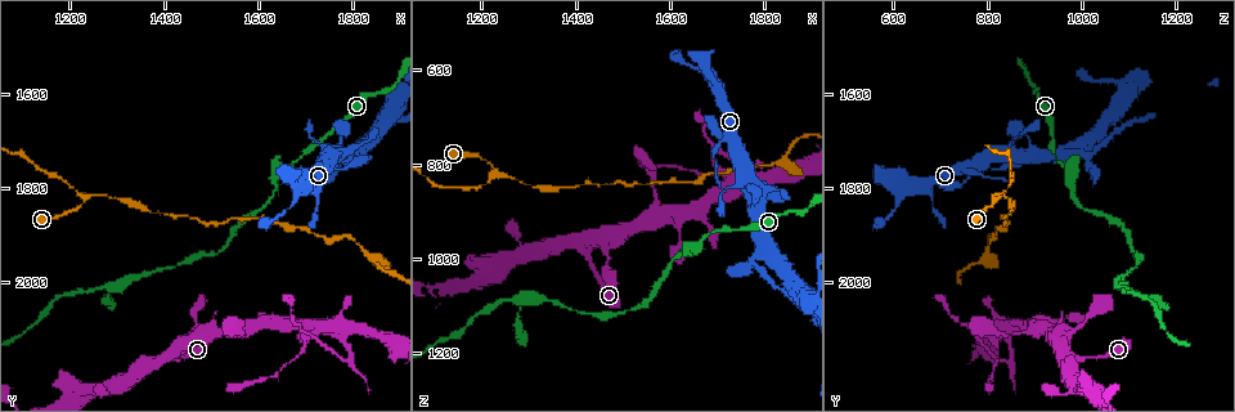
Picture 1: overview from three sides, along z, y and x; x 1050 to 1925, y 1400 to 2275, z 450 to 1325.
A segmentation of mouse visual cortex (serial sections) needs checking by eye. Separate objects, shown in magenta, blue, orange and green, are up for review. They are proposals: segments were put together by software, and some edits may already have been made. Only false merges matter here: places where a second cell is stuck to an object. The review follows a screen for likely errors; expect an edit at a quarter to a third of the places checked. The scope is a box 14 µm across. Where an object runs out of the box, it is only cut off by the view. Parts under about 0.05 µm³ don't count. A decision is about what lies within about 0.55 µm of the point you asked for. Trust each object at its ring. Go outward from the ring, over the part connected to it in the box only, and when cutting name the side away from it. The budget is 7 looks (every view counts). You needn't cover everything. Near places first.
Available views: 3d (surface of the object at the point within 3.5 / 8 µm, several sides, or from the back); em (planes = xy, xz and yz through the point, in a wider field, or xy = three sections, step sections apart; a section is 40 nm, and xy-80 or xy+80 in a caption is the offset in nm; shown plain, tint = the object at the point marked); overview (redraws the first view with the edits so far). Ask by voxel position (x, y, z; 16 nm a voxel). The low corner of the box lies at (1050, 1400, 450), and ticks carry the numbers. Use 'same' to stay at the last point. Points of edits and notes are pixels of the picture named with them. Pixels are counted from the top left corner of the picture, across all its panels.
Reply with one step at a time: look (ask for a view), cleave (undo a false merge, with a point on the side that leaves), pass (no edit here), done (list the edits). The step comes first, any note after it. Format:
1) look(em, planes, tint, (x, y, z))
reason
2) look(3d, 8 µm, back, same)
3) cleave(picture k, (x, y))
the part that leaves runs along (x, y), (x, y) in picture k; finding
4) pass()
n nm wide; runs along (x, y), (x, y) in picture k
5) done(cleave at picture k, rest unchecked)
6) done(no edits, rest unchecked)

look(3d, 8 µm, (1730, 2095, 845))
thick turns thin

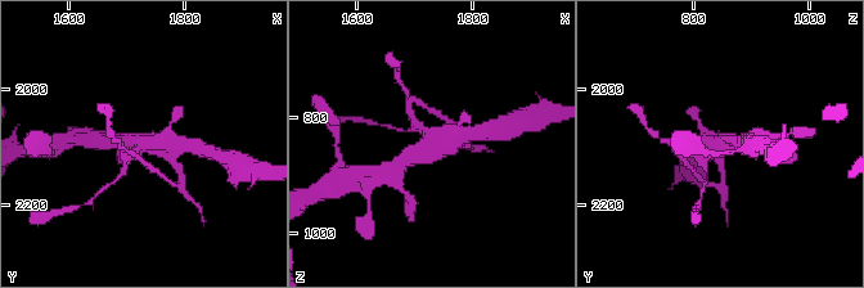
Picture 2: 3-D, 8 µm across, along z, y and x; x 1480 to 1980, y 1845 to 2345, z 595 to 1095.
look(3d, 3.5 µm, (1725, 2090, 845))

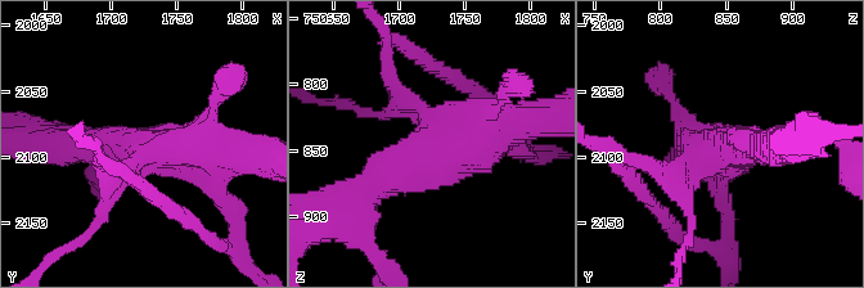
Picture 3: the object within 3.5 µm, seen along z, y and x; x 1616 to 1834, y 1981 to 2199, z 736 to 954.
look(em, planes, tint, (1726, 2094, 848))
3 arms; arms of 200, 400, 500 nm; now the EM

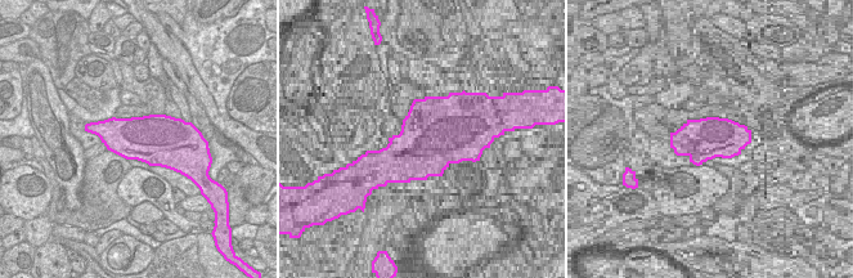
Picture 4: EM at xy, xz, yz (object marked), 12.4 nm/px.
cleave(picture 3, (689, 198))
the part that leaves runs along (688, 165), (610, 149) in picture 3; two cells meet here

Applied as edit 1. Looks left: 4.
look(3d, 3.5 µm, (1285, 2010, 1090))
three-way junction

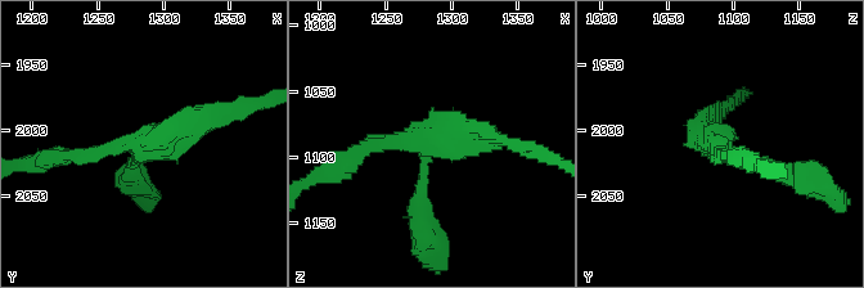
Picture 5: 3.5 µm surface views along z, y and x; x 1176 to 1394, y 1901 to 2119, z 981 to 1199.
pass()
3 arms; arms of 150, 200, 200 nm; runs along (223, 108), (156, 144), (70, 156) in picture 5; one cell here

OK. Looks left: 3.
look(3d, 3.5 µm, (1235, 1820, 815))
arms part here

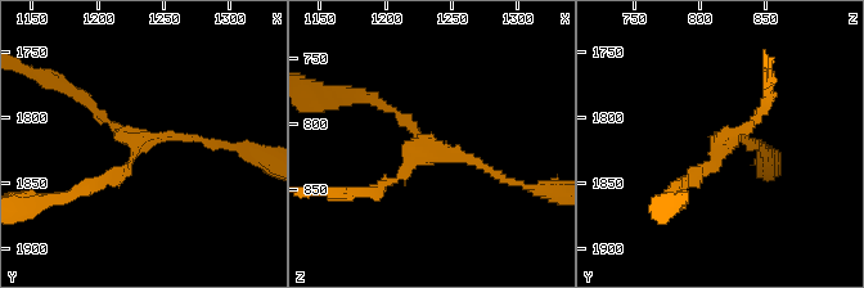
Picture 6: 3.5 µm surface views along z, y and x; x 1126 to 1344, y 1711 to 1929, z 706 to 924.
look(em, xy, step 2, tint, (1230, 1818, 818))

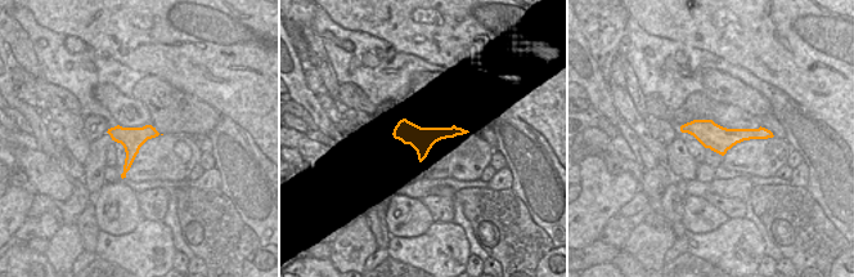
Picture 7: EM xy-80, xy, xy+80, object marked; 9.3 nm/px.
pass()
220 nm wide; runs along (376, 99), (431, 154), (502, 175) in picture 6; all the same cell

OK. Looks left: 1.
done(cleave at picture 3, rest unchecked)

